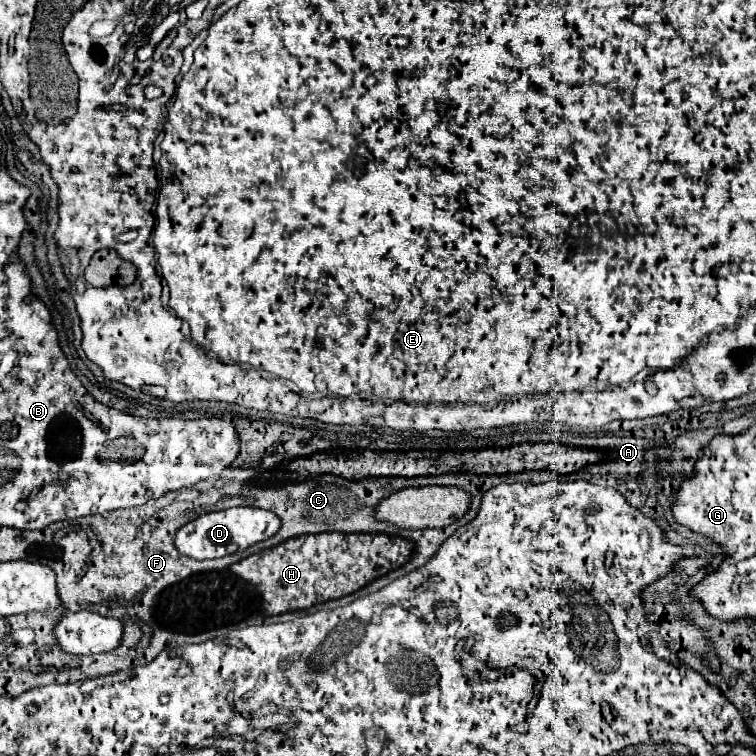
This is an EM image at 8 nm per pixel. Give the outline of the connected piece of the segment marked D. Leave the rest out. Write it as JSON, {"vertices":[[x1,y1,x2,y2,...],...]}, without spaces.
{"vertices":[[251,506,241,508,227,508,219,512,207,512,185,526,181,526,175,534,175,548,179,554,189,556,193,560,209,560,209,558,221,558,233,552,241,552,247,546,267,540,279,530,279,518,269,510,259,510]]}

